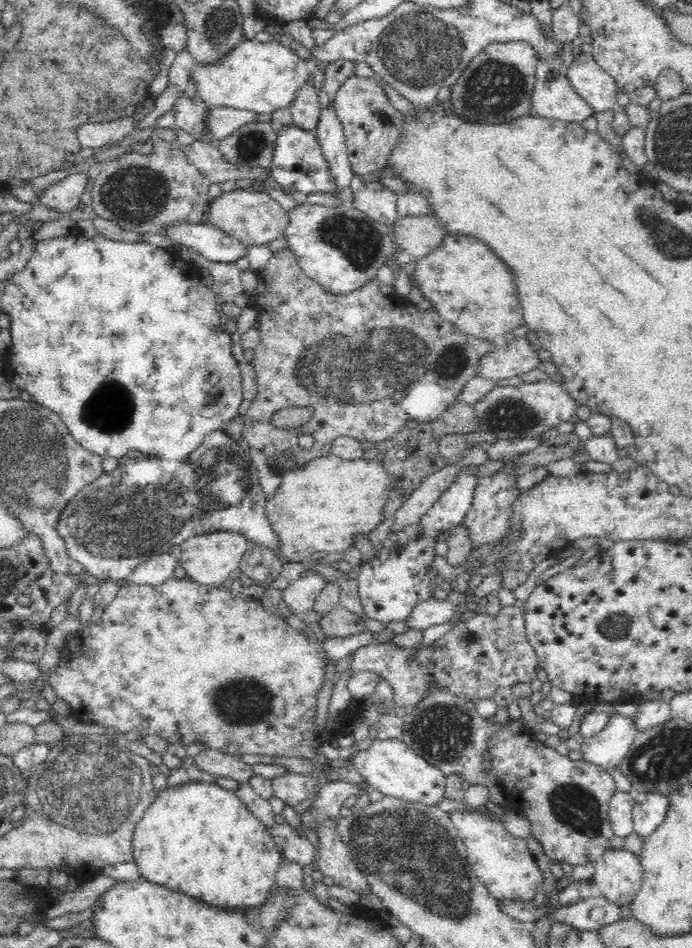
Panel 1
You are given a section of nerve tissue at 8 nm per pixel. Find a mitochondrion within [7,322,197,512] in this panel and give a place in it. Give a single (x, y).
(109, 409)

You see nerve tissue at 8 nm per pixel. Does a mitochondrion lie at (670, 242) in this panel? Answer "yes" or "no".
yes

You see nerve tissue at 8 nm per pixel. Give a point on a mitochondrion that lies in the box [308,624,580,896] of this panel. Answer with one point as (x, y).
(443, 731)

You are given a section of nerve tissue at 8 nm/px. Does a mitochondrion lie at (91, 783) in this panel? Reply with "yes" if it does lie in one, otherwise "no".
yes

